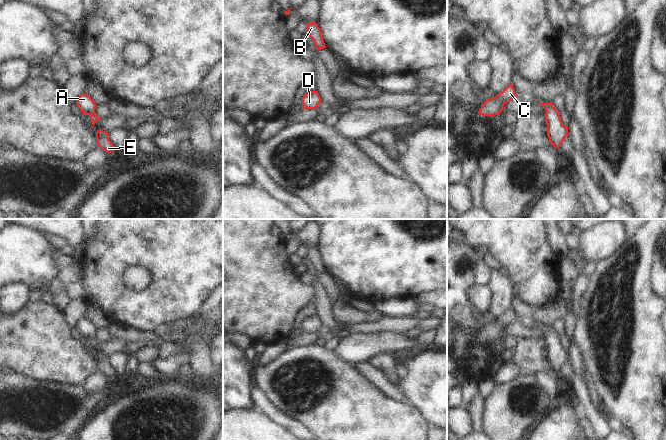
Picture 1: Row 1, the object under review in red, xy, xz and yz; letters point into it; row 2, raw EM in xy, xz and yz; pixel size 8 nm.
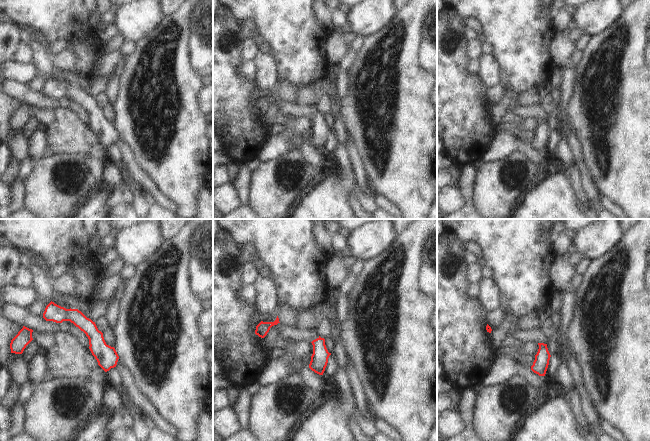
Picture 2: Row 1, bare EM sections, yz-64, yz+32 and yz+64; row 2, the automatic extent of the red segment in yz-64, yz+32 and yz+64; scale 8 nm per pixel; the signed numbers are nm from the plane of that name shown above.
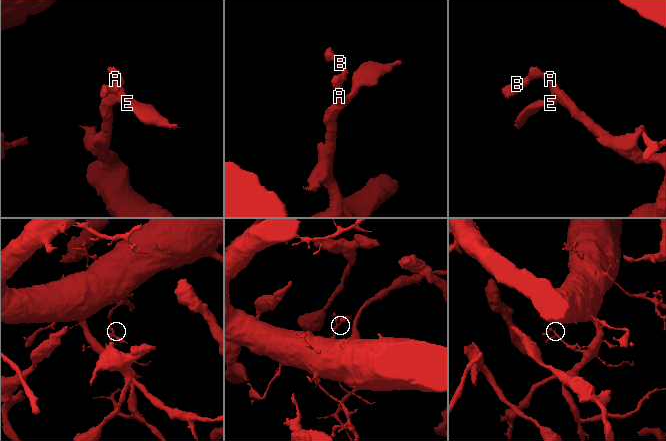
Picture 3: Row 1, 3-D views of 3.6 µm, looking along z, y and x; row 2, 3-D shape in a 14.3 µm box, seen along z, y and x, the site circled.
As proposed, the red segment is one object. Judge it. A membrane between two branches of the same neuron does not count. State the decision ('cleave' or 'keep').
keep

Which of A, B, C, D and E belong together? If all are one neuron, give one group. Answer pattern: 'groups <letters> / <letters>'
groups A B C D E

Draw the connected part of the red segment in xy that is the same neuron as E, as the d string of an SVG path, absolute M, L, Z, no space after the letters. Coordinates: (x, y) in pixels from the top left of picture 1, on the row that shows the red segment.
M103 130L96 132L96 146L100 147L106 153L111 153L116 150L108 138L108 133Z

